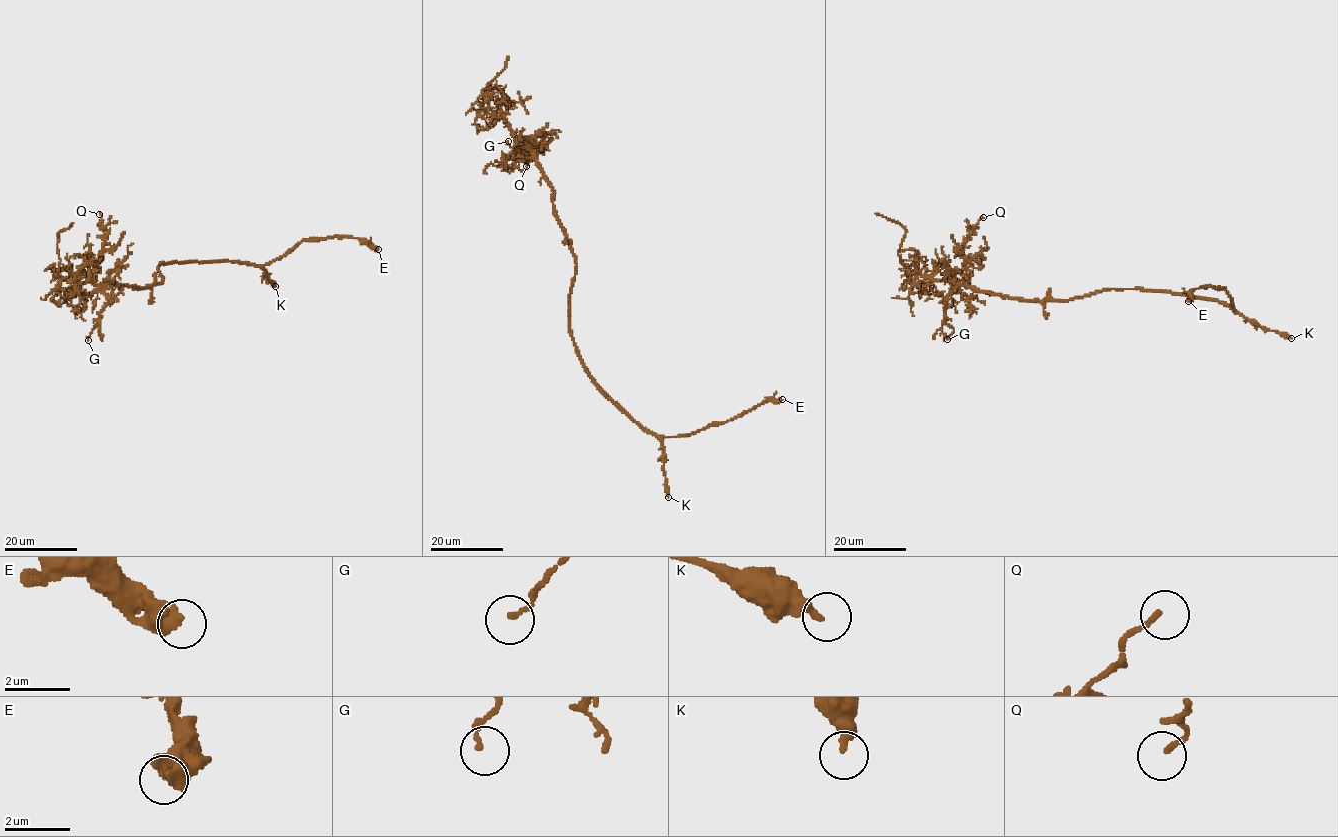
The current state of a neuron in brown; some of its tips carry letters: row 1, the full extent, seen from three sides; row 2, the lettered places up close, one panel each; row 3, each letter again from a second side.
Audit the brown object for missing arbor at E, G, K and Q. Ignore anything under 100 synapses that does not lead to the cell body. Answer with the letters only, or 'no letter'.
no letter

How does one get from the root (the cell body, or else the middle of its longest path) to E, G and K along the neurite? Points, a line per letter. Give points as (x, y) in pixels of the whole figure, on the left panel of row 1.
E: (158, 269), (175, 261), (263, 265), (305, 239), (332, 237), (361, 238), (378, 249)
G: (158, 269), (163, 277), (160, 283), (137, 288), (116, 283), (101, 289), (108, 303), (88, 340)
K: (158, 269), (160, 264), (175, 261), (239, 261), (261, 267), (275, 286)

